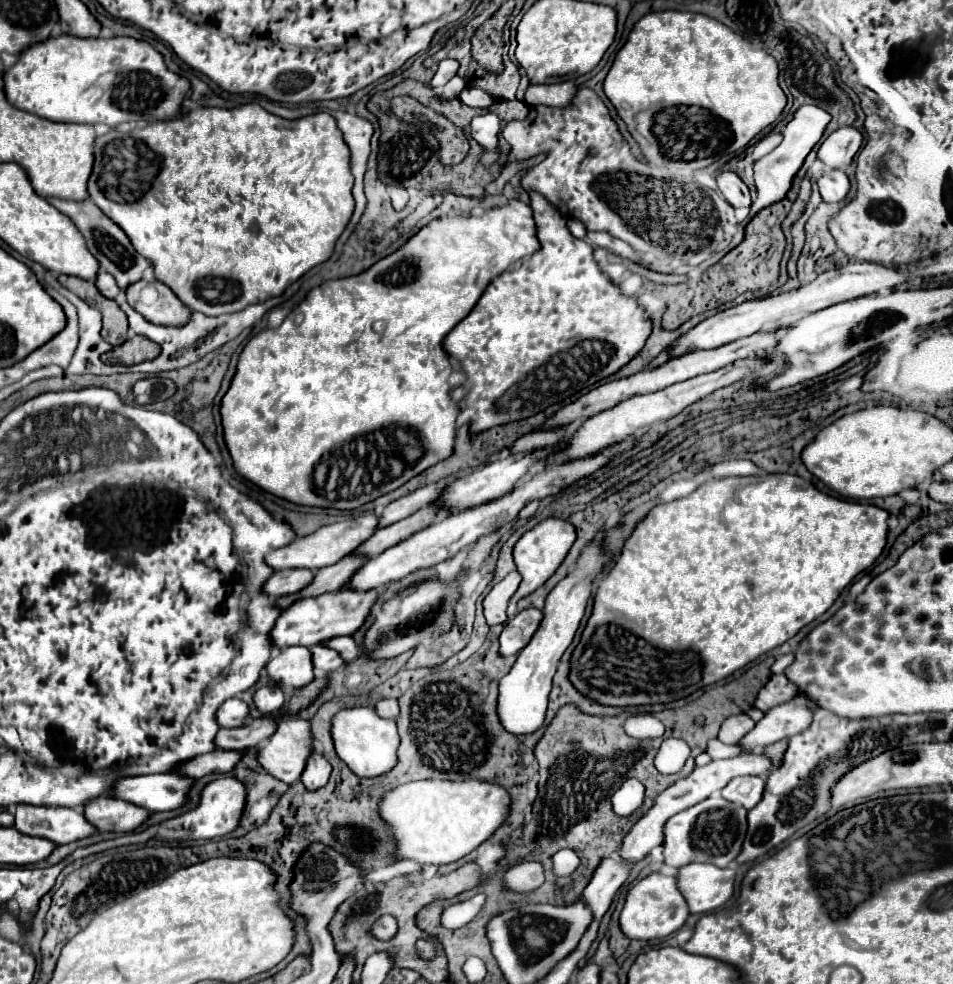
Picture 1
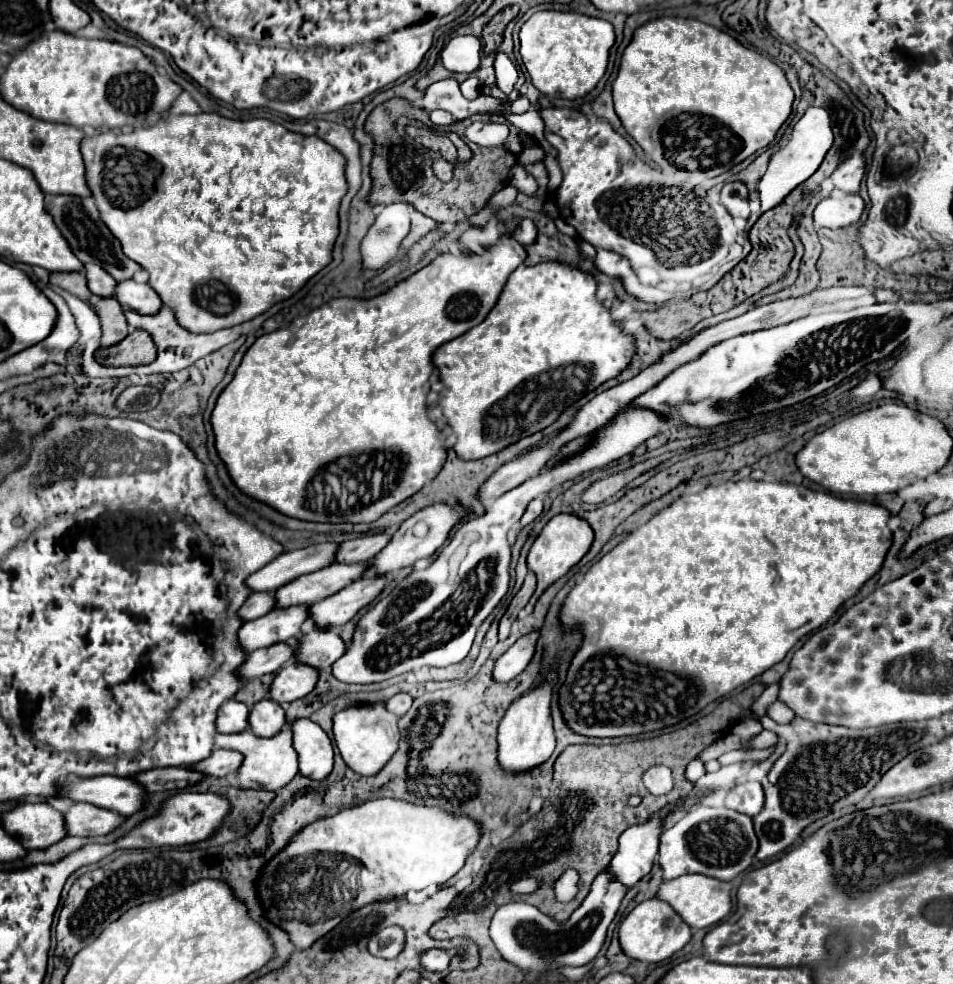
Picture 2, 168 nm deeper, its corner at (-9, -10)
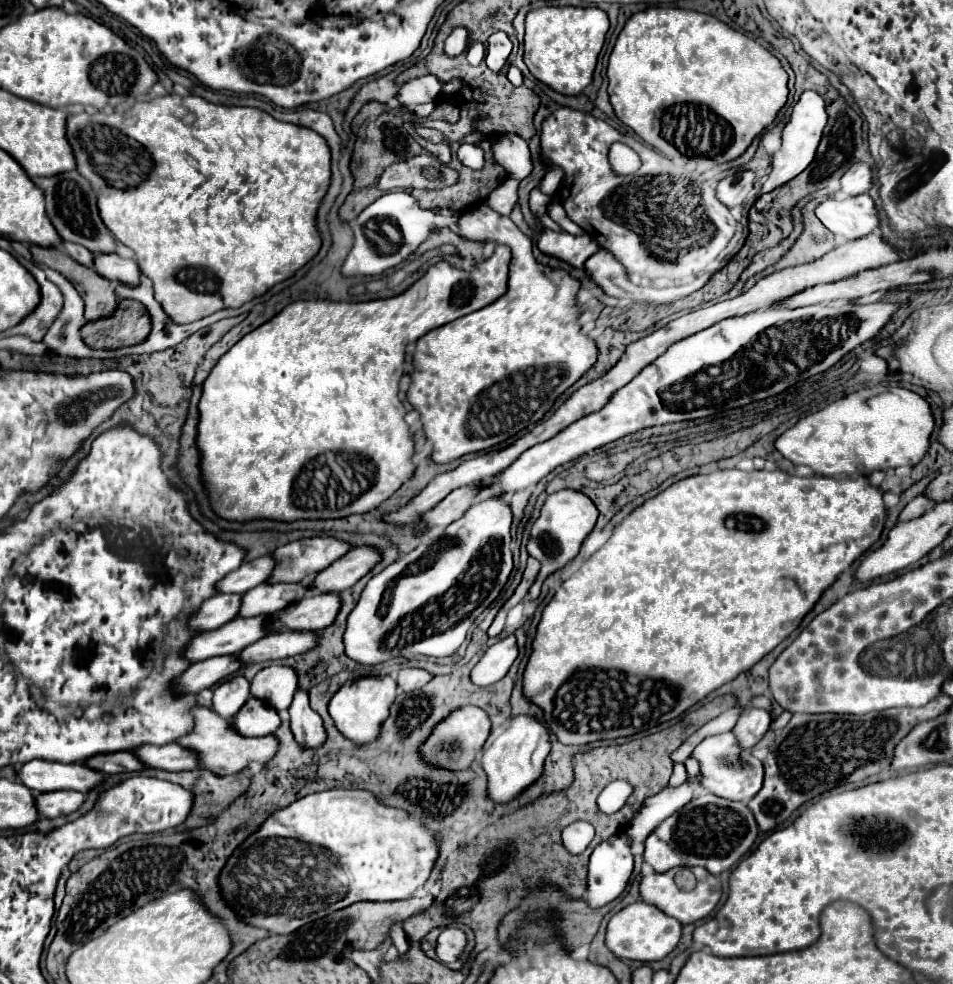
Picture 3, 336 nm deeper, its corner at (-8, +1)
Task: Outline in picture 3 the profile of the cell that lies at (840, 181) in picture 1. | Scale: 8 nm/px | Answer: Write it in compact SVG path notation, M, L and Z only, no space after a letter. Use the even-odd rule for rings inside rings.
M870 195L826 199L816 209L816 217L844 239L860 239L880 227L880 211Z

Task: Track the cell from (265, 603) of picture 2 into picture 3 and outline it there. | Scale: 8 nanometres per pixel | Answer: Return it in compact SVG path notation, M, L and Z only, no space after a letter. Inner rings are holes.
M218 593L206 599L200 609L196 609L196 613L192 613L188 619L190 631L206 633L232 621L240 611L240 599L242 597L234 593Z

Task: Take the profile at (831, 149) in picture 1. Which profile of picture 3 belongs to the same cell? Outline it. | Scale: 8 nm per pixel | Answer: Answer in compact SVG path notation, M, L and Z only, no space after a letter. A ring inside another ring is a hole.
M854 163L842 177L842 191L846 195L868 193L874 185L874 173L868 163Z

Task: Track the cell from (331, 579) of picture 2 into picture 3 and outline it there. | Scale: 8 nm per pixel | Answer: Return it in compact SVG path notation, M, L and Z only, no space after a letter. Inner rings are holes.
M262 583L252 591L242 595L242 607L238 617L258 617L272 615L304 597L308 591L306 583Z

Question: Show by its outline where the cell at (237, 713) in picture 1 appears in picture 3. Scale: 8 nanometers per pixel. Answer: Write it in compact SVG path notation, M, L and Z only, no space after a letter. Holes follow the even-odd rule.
M242 675L232 677L214 689L214 699L212 699L214 711L230 719L240 711L240 707L246 703L248 697L250 697L250 683L246 681L246 677Z

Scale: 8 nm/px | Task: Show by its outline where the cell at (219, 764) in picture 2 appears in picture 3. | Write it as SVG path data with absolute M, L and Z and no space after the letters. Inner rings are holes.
M168 743L164 747L136 747L132 751L136 759L140 759L144 765L152 769L164 769L164 771L188 771L198 769L196 755L190 749L184 749L176 743Z

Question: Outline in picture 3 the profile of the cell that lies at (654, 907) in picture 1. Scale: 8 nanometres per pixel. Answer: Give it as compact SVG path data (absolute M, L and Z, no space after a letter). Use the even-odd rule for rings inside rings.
M636 901L622 911L618 911L608 927L606 927L606 947L618 957L618 959L630 959L630 961L640 961L640 963L652 963L664 959L668 953L674 951L676 943L680 941L682 935L682 925L658 911L654 905Z

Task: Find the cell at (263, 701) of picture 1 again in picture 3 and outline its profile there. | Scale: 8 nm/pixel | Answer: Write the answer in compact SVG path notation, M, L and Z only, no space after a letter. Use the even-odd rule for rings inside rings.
M248 697L244 707L230 721L232 721L232 729L244 737L272 735L280 725L278 713L256 697Z

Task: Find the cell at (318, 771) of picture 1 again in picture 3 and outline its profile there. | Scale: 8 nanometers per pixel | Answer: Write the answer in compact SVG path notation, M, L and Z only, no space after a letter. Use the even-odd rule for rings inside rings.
M298 687L288 713L292 733L302 747L320 747L320 743L324 743L326 731L320 715L314 713L308 705L308 691Z

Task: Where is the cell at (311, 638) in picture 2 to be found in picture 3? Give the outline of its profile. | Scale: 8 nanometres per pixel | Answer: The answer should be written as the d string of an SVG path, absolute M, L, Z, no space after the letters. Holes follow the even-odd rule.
M282 631L258 639L250 647L242 649L236 657L244 665L252 665L268 659L284 659L284 657L300 655L312 649L316 643L318 643L318 633L314 631Z

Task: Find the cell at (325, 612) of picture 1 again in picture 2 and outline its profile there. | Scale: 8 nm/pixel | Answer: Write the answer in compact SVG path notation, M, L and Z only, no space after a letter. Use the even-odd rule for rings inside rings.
M279 642L277 646L269 646L269 648L251 652L239 672L241 672L241 678L251 680L257 676L277 672L283 664L291 662L293 658L295 658L295 646L289 642L285 642L285 644Z

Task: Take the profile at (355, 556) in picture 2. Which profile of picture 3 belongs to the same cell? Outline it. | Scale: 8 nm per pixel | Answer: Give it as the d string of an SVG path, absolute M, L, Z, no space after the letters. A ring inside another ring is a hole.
M334 537L300 539L278 547L272 553L274 569L266 583L300 583L306 577L314 577L324 567L332 565L350 549L348 543Z

